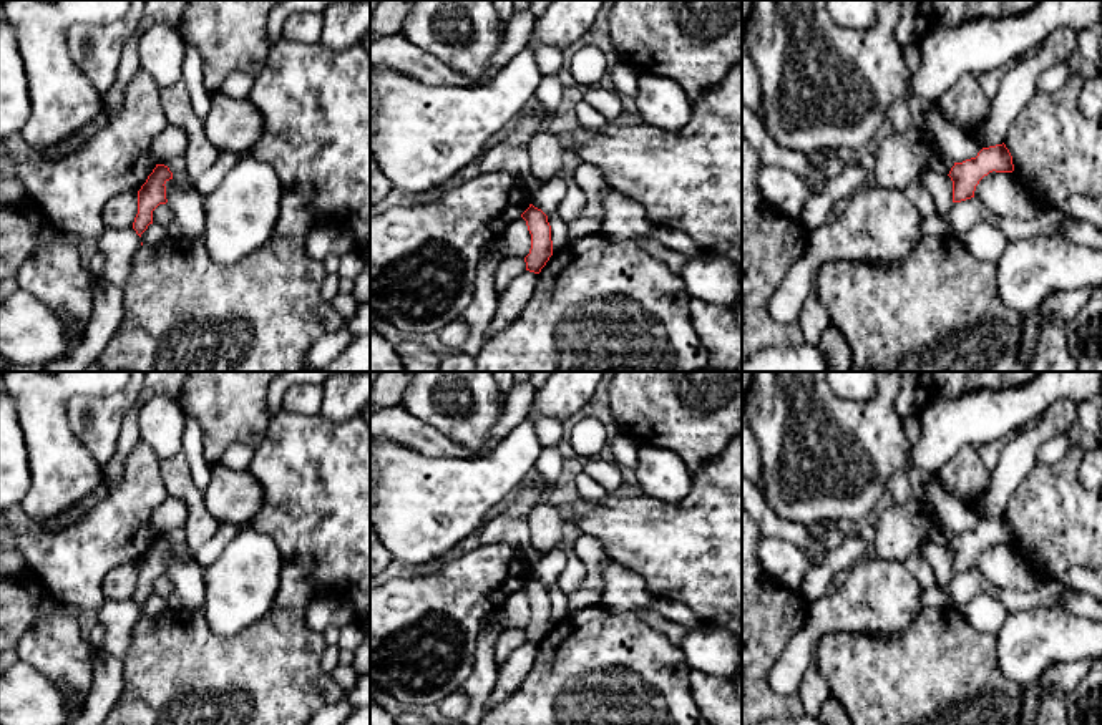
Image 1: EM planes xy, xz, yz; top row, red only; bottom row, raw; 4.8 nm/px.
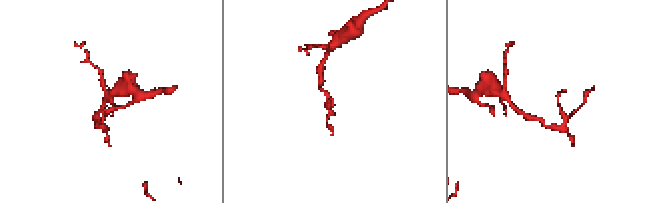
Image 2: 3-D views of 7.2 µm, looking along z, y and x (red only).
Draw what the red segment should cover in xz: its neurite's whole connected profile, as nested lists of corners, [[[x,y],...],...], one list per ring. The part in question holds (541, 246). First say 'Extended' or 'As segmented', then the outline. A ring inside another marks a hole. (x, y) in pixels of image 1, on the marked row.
As segmented. [[[529,204],[521,217],[526,221],[531,234],[531,249],[524,257],[526,270],[539,274],[553,255],[551,226],[548,216],[533,204]]]

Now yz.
As segmented. [[[1006,144],[983,148],[976,158],[954,163],[949,171],[953,181],[953,202],[974,197],[976,186],[989,173],[1012,173],[1012,156]]]

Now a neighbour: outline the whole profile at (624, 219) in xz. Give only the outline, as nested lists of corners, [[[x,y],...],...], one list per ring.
[[[607,186],[602,197],[602,214],[601,236],[612,242],[634,242],[664,260],[677,275],[682,274],[689,259],[682,252],[670,251],[651,239],[654,224],[639,202]]]

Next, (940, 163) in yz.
[[[933,149],[926,166],[934,173],[948,176],[951,168],[954,166],[954,161],[948,158],[946,154],[939,153],[938,149]]]

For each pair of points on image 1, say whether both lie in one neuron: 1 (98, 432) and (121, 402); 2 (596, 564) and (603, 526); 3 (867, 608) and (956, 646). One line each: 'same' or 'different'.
1: same
2: different
3: different

